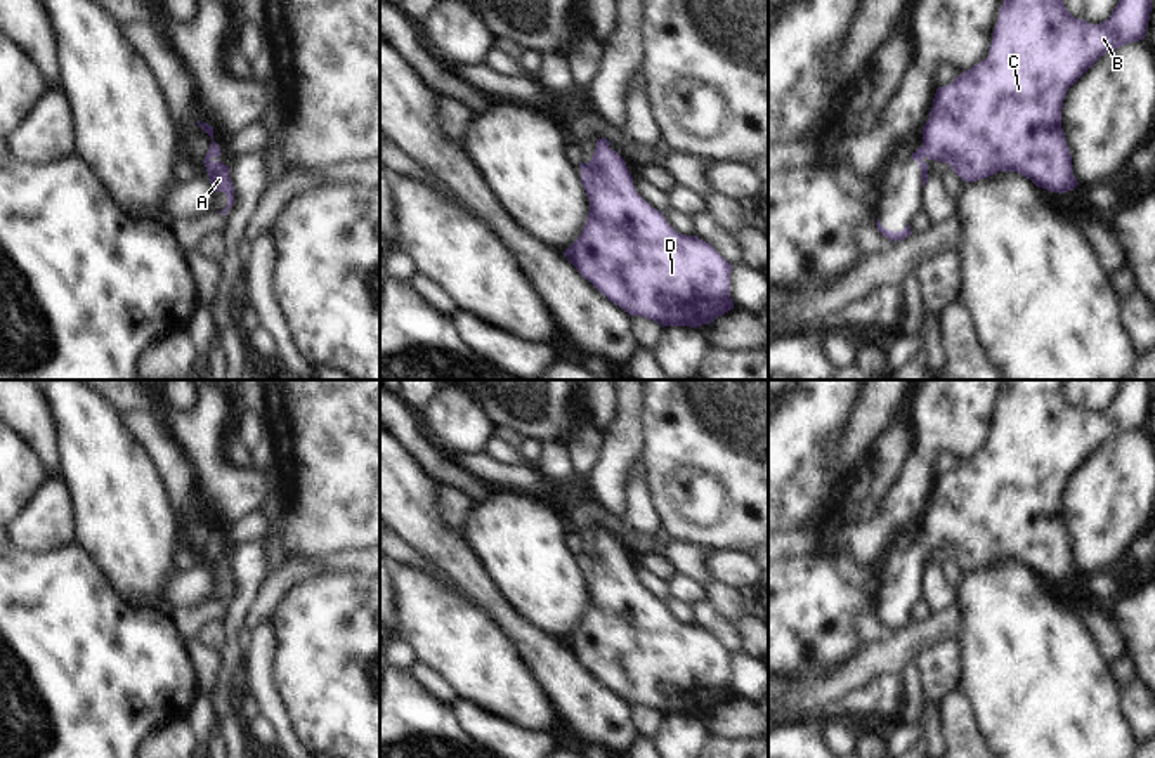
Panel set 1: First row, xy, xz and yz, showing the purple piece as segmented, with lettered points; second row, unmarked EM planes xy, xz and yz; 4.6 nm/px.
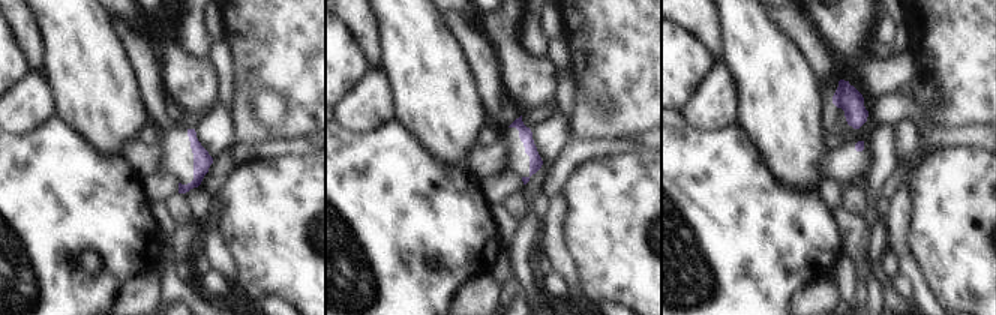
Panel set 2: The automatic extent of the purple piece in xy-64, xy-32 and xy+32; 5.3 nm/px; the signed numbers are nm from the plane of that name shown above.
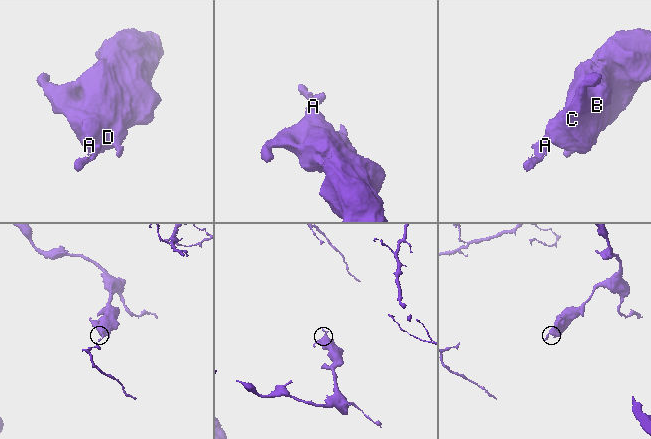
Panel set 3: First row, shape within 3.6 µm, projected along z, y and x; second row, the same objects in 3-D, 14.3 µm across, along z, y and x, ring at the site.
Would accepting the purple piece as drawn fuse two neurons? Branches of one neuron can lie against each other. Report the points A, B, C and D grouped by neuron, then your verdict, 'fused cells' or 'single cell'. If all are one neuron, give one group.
groups A B C D; single cell

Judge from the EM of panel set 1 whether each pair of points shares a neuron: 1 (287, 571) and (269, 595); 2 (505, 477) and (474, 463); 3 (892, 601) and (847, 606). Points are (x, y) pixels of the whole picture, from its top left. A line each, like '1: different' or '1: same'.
1: same
2: same
3: different

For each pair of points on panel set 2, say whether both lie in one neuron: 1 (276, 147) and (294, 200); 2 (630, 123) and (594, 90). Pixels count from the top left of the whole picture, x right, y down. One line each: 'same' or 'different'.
1: different
2: same

